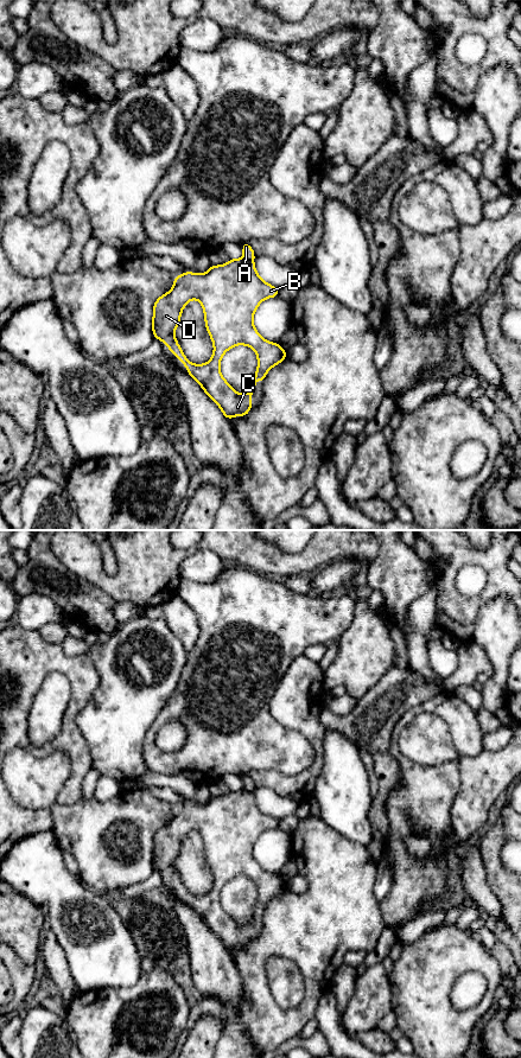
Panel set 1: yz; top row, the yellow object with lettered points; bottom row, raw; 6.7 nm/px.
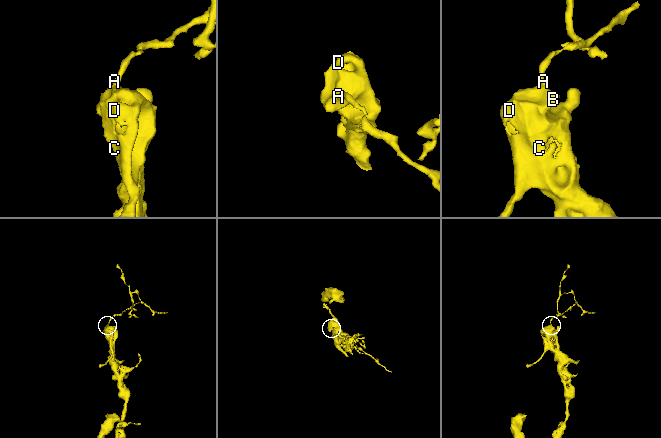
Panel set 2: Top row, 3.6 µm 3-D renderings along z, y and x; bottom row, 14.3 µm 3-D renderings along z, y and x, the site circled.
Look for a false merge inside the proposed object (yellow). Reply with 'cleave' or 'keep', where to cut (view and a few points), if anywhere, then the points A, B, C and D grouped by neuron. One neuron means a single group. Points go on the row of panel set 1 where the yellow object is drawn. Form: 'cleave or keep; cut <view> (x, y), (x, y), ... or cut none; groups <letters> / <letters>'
cleave; cut yz (243, 257), (252, 260); groups A / B C D

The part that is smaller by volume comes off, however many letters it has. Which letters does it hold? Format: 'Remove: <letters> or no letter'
Remove: A

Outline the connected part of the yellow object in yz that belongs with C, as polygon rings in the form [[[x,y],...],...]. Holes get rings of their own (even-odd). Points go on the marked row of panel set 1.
[[[231,259],[224,264],[211,264],[204,274],[178,275],[171,291],[153,305],[153,337],[167,345],[229,421],[249,413],[256,382],[262,382],[267,372],[287,357],[280,343],[263,339],[253,324],[259,305],[278,295],[279,288],[262,280],[253,260]],[[193,299],[203,307],[205,327],[214,344],[211,359],[199,365],[185,357],[174,336],[182,311]],[[236,345],[249,346],[258,357],[253,388],[247,394],[234,390],[220,369],[223,355]]]

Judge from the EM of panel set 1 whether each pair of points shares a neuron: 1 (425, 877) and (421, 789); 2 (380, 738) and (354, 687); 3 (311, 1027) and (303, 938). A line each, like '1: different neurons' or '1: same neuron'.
1: same neuron
2: different neurons
3: different neurons

